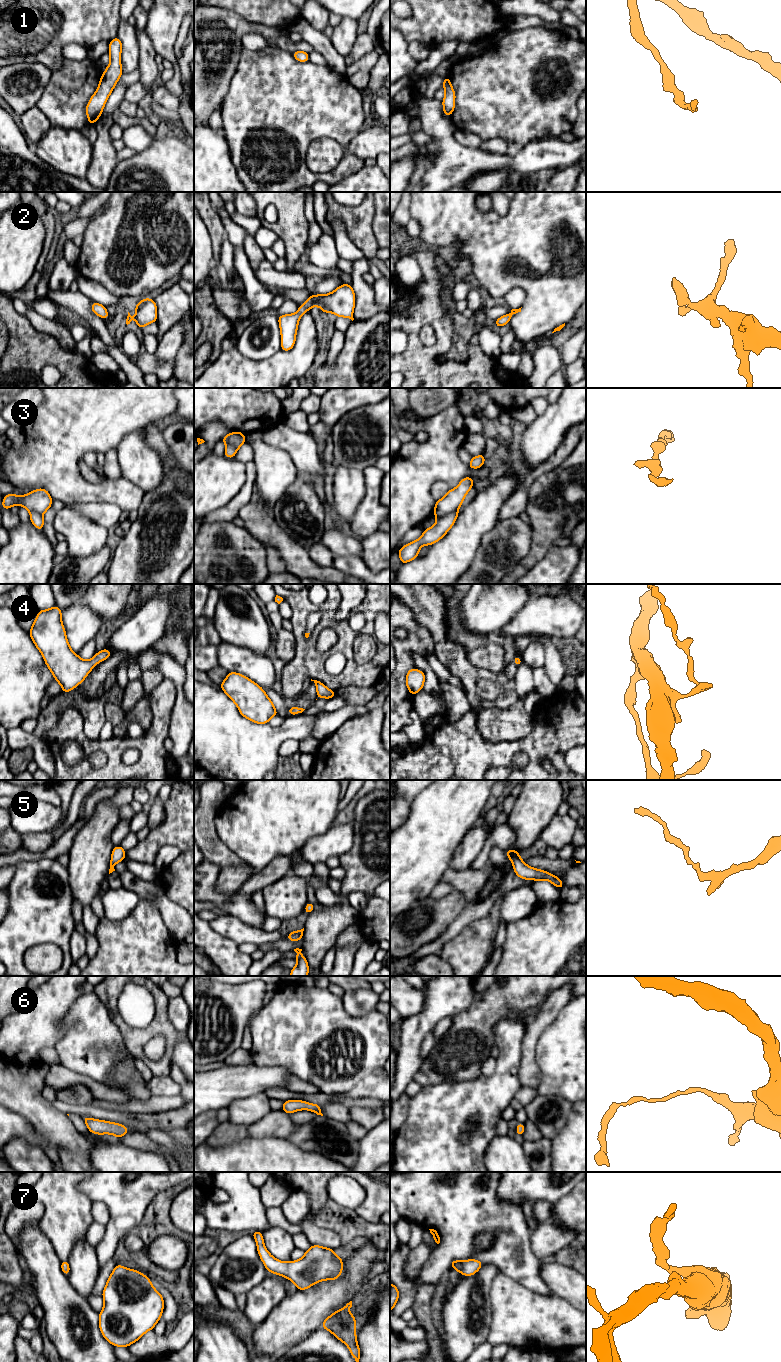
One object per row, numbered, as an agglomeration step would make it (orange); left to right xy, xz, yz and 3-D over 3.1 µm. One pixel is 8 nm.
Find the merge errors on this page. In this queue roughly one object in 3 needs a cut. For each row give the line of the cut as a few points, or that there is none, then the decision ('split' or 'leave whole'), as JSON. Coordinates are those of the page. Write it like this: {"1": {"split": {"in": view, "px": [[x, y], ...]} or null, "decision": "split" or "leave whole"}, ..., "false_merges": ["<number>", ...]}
{"1": {"split": null, "decision": "leave whole"}, "2": {"split": null, "decision": "leave whole"}, "3": {"split": {"in": "yz", "px": [[457, 509], [437, 518]]}, "decision": "split"}, "4": {"split": null, "decision": "leave whole"}, "5": {"split": null, "decision": "leave whole"}, "6": {"split": null, "decision": "leave whole"}, "7": {"split": null, "decision": "leave whole"}, "false_merges": ["3"]}

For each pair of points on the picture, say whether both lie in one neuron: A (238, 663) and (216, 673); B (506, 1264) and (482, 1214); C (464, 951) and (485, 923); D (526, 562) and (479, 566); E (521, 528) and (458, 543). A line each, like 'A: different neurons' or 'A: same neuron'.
A: different neurons
B: same neuron
C: same neuron
D: different neurons
E: different neurons

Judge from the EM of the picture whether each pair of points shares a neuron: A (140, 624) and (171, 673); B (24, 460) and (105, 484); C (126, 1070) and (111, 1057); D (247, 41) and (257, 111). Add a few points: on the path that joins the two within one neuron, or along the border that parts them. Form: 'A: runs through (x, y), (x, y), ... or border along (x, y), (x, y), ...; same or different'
A: border along (149, 648), (143, 651); different
B: runs through (44, 463), (48, 463), (73, 488), (85, 488); same
C: border along (130, 1056), (112, 1072), (112, 1077), (118, 1083); different
D: border along (267, 45), (255, 50), (243, 48); different

